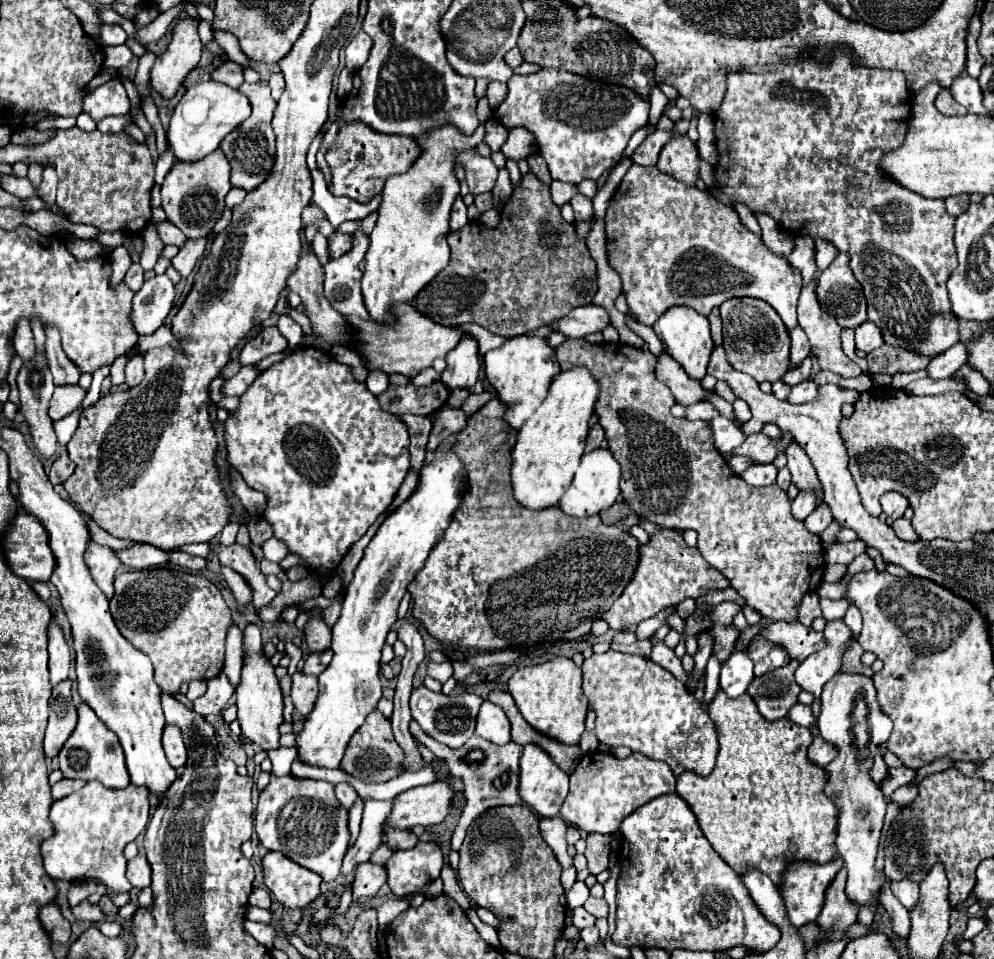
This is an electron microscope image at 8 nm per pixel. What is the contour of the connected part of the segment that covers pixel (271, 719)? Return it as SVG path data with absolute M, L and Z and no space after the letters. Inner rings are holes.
M250 624L244 632L244 644L246 644L246 660L242 668L242 680L236 688L236 706L238 706L238 722L242 726L242 734L258 744L262 750L276 750L280 748L280 724L284 722L284 702L282 692L278 686L278 680L274 676L274 666L268 662L268 658L262 652L262 640L258 626Z

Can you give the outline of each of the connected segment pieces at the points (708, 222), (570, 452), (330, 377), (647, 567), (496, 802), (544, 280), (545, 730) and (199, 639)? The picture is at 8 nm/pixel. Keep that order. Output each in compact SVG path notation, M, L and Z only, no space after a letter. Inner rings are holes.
M632 164L626 172L618 192L610 200L610 208L604 216L606 232L606 252L608 264L620 274L624 296L628 302L628 312L632 316L646 316L646 326L652 326L668 308L688 306L698 314L708 316L712 308L720 306L730 298L752 296L766 300L784 320L788 328L796 322L796 304L802 290L800 270L788 264L786 256L768 250L764 240L752 234L738 218L734 208L728 208L714 200L710 194L690 188L672 176L664 176L656 166L646 168Z
M572 368L560 372L548 390L546 400L538 406L528 422L520 428L512 448L512 494L520 506L528 510L544 510L558 506L562 494L572 484L572 476L584 454L588 436L588 418L598 400L598 382L586 368Z
M298 348L282 362L260 372L240 396L236 412L230 412L224 430L228 462L242 474L246 484L266 494L262 518L282 540L290 554L302 558L310 572L332 574L366 530L388 510L408 468L406 426L388 412L382 412L376 396L350 374L350 368L326 358L316 348Z
M640 518L640 526L648 532L650 542L640 546L640 566L636 576L632 576L628 588L624 588L624 596L612 604L608 612L604 612L604 620L612 630L632 630L642 620L656 616L664 608L676 608L686 598L700 598L708 590L724 590L730 588L728 578L724 578L716 568L712 568L698 552L698 548L686 546L682 534L678 530L660 528L658 524L650 524Z
M410 720L410 734L416 736L420 744L430 748L438 758L448 760L450 774L464 782L464 794L466 794L468 802L466 802L464 812L454 828L454 834L451 837L452 850L460 850L470 822L474 818L478 818L482 812L486 812L488 808L494 808L494 806L512 806L512 804L522 802L518 796L518 772L520 772L520 756L522 756L520 744L508 742L504 746L496 746L496 744L474 734L462 748L450 750L450 748L444 748L444 744L432 740L426 732L422 732L420 724L416 724L416 720Z
M532 172L522 176L520 186L514 188L514 194L504 204L500 218L502 222L494 230L480 222L468 222L464 228L450 232L450 264L432 282L428 282L420 294L416 294L416 300L412 300L410 306L440 326L456 326L472 320L492 334L512 338L556 322L572 308L592 302L598 290L596 264L586 248L586 242L576 236L574 224L562 222L560 208L550 200L548 184L540 182Z
M558 656L536 666L522 666L508 680L508 688L520 714L534 730L568 746L580 742L588 700L582 694L582 670L570 658Z
M154 568L124 572L114 582L116 594L110 612L118 630L140 652L148 654L154 666L156 684L176 694L184 680L210 680L222 672L228 628L234 624L220 590L200 574Z

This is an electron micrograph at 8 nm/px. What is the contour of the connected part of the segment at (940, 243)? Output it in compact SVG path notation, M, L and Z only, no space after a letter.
M838 48L834 52L832 64L818 64L814 60L802 58L800 62L776 64L774 72L766 74L752 74L752 72L732 72L728 74L728 92L724 96L724 102L714 118L714 134L716 134L716 148L718 148L718 166L716 166L716 180L720 190L732 198L736 204L738 200L744 202L752 212L760 210L770 214L780 228L788 230L792 236L808 234L812 238L820 236L824 240L830 240L840 252L848 252L850 256L850 268L856 276L856 280L864 288L864 296L868 300L868 320L874 322L884 336L886 344L892 346L904 346L908 350L916 350L924 356L936 356L954 346L960 340L960 334L956 332L956 318L952 312L952 304L948 300L946 282L956 268L956 246L954 246L954 222L956 218L950 216L944 208L944 200L930 200L916 192L910 192L902 188L900 184L884 178L878 172L878 164L888 150L896 150L908 130L908 118L910 118L910 92L904 82L904 74L898 70L878 70L878 68L864 68L856 66L852 62L852 50Z

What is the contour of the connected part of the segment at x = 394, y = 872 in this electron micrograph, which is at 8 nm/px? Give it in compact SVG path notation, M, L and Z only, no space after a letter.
M416 844L410 850L396 850L386 862L388 886L398 898L420 894L426 884L440 876L444 854L438 844Z

